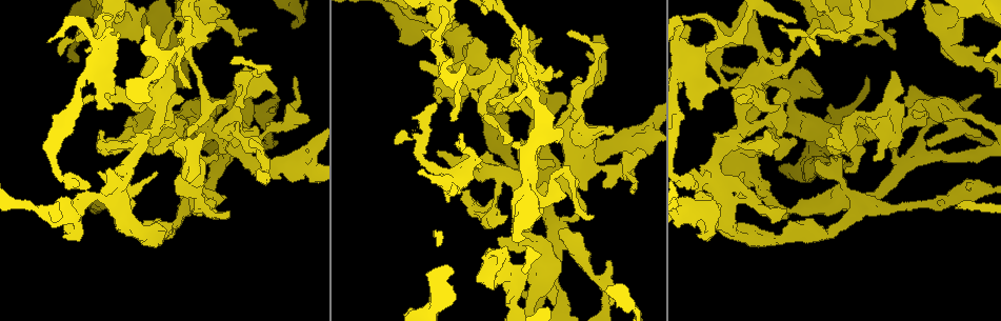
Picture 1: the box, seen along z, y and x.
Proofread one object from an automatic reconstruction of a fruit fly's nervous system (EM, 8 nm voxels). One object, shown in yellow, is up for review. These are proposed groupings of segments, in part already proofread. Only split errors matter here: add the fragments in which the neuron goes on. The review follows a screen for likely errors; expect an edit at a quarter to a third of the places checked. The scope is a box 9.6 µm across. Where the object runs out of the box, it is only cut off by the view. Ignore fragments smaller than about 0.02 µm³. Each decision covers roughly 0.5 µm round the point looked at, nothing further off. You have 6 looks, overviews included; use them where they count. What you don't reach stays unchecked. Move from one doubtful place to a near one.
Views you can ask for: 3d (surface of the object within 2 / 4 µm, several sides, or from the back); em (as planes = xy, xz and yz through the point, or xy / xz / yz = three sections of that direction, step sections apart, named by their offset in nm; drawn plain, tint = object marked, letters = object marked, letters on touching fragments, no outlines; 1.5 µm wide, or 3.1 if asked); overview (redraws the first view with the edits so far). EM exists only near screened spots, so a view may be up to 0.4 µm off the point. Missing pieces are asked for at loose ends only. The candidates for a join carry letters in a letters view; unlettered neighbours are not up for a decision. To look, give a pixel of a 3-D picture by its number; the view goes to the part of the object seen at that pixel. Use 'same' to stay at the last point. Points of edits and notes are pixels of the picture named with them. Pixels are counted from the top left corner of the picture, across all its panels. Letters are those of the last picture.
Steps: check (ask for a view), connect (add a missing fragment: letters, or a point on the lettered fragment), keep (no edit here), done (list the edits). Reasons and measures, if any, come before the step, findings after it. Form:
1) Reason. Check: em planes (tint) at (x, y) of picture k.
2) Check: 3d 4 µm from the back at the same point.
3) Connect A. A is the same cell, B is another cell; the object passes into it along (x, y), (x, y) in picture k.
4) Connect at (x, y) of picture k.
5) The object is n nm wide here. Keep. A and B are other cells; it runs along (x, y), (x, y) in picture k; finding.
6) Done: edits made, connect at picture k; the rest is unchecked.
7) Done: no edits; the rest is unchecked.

Branch stops here. Check: em planes (letters) at (966, 186) of picture 1.

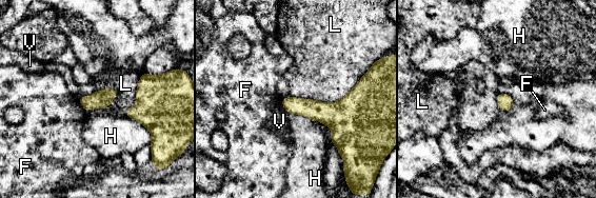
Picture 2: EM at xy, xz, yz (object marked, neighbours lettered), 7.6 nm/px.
Keep. F, H, L and V are other cells; a border runs along (364, 73), (333, 102), (290, 97) in picture 2; none of them fits.

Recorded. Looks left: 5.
An open end. Check: 3d 2 µm at (875, 161) of picture 1.

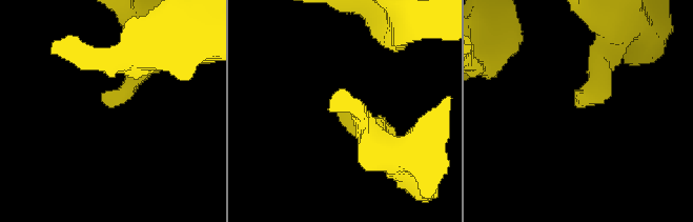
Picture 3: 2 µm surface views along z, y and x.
Shape alone is not enough. Check: em planes (letters) at (109, 100) of picture 3.

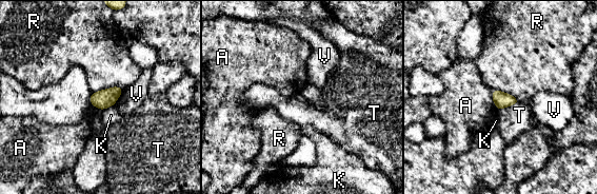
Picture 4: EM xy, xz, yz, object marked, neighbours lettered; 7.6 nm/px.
Keep. A, K, R, T and V are other cells; no lettered fragment goes on from it.

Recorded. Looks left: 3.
An open end. Check: em xy step 4 (letters) at (435, 102) of picture 1.

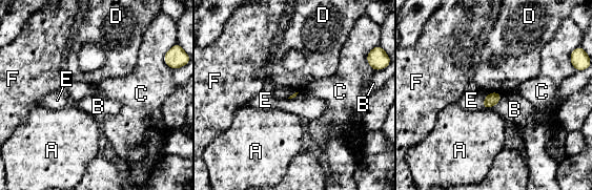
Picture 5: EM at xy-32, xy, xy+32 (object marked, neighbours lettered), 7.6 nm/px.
The longest contact is with B, 170 nm. Keep. A, B, C, D, E and F are other cells; none of them fits.

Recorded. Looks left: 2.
Done: no edits; the rest is unchecked.

